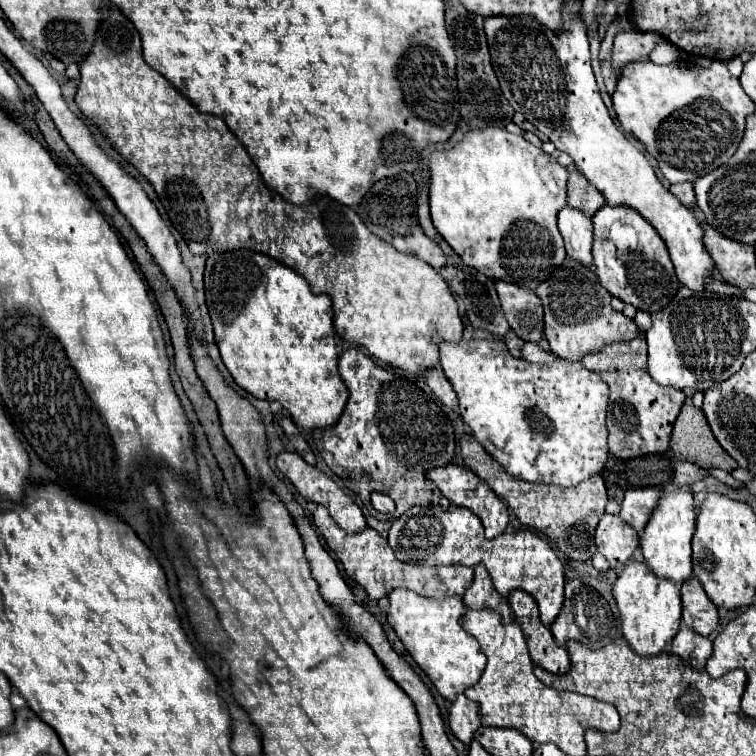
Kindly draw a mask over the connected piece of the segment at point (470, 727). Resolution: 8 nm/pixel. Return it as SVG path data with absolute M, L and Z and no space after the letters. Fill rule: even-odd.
M459 694L449 708L449 728L463 742L469 744L473 732L481 726L479 722L479 704L469 700L465 694Z

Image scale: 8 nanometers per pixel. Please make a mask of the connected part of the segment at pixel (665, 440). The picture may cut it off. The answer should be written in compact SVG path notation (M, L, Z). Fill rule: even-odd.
M639 334L627 342L611 342L601 350L583 356L581 364L587 370L597 372L611 390L607 408L609 428L609 452L615 458L635 458L645 454L661 454L669 448L669 436L673 422L685 402L685 394L671 386L657 384L647 372L647 344Z

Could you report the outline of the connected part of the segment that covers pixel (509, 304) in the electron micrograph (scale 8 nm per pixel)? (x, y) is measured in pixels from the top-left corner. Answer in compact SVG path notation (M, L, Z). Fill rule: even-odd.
M495 280L495 288L501 300L501 308L509 326L527 342L539 342L543 336L543 306L541 298L525 288L511 282Z

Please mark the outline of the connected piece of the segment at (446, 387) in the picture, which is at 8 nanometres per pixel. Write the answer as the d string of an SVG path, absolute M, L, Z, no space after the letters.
M433 366L429 370L423 370L423 378L427 380L427 384L431 386L431 390L435 392L435 396L441 398L441 402L453 410L457 410L457 396L449 384L449 380L445 378L441 366Z

